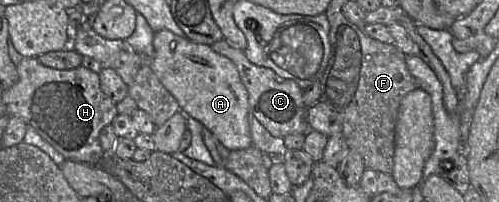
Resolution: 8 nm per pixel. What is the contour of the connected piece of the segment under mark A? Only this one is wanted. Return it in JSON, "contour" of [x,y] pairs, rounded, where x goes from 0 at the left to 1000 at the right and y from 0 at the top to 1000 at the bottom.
{"contour":[[[339,149],[309,168],[309,272],[299,312],[327,426],[347,470],[361,554],[399,599],[455,738],[491,738],[507,713],[499,619],[497,455],[473,322],[419,223],[397,218]]]}

